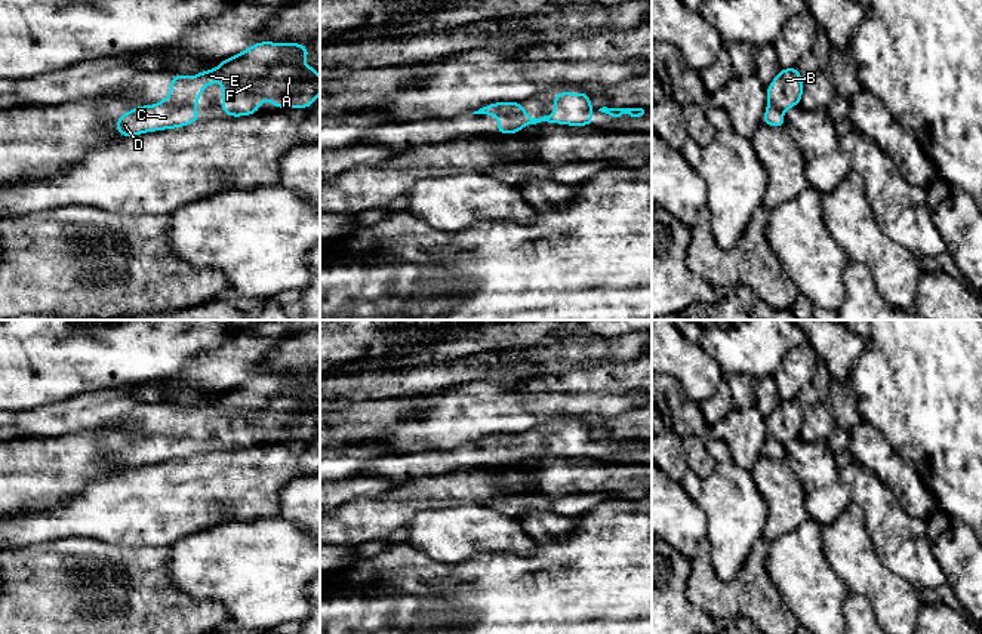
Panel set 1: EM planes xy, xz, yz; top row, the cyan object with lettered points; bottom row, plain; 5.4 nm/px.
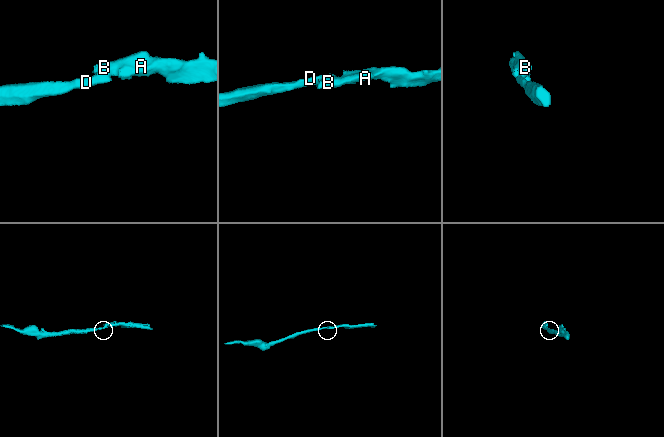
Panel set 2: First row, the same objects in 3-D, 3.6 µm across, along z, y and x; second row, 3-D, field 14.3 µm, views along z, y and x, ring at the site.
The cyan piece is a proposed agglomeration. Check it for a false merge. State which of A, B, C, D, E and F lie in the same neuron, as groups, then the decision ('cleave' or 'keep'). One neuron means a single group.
groups A B C D E F; keep

